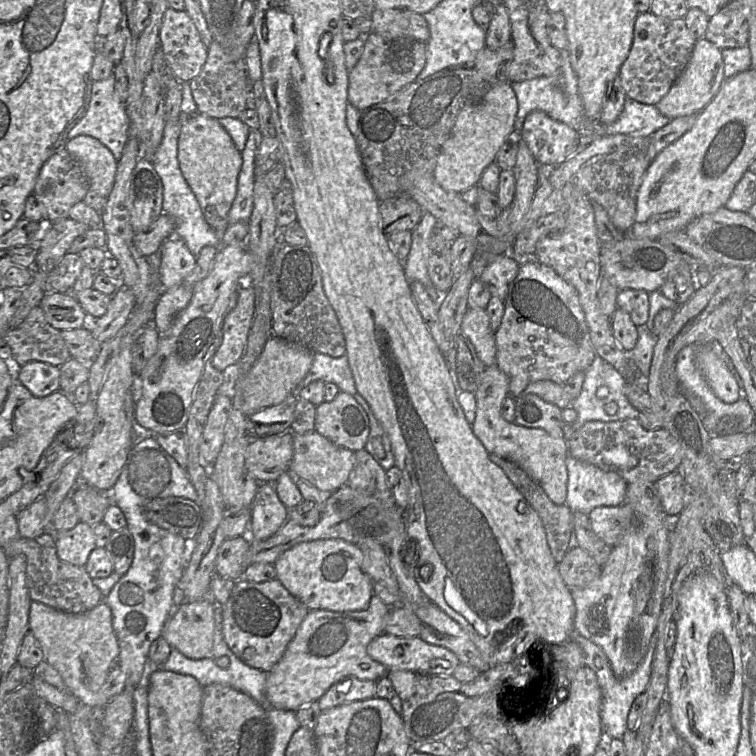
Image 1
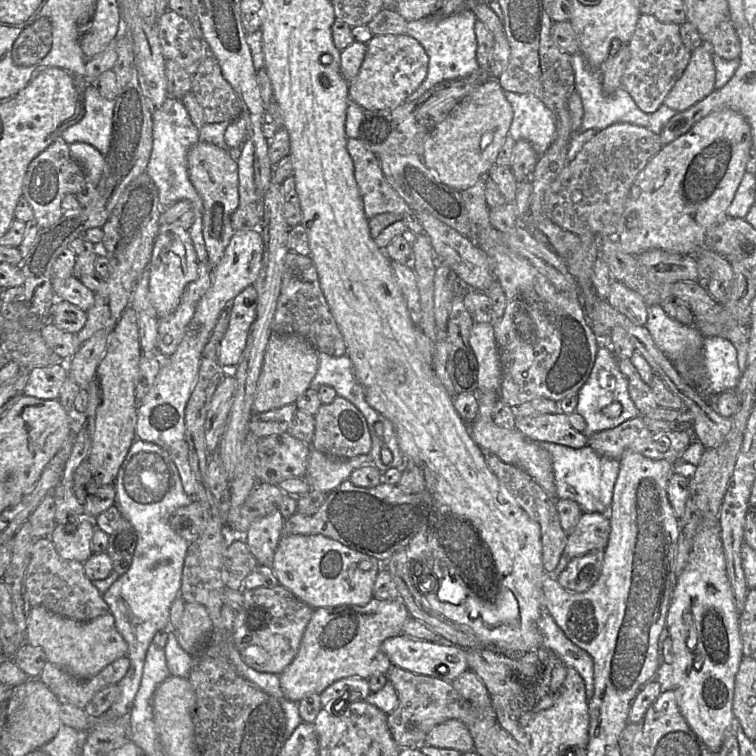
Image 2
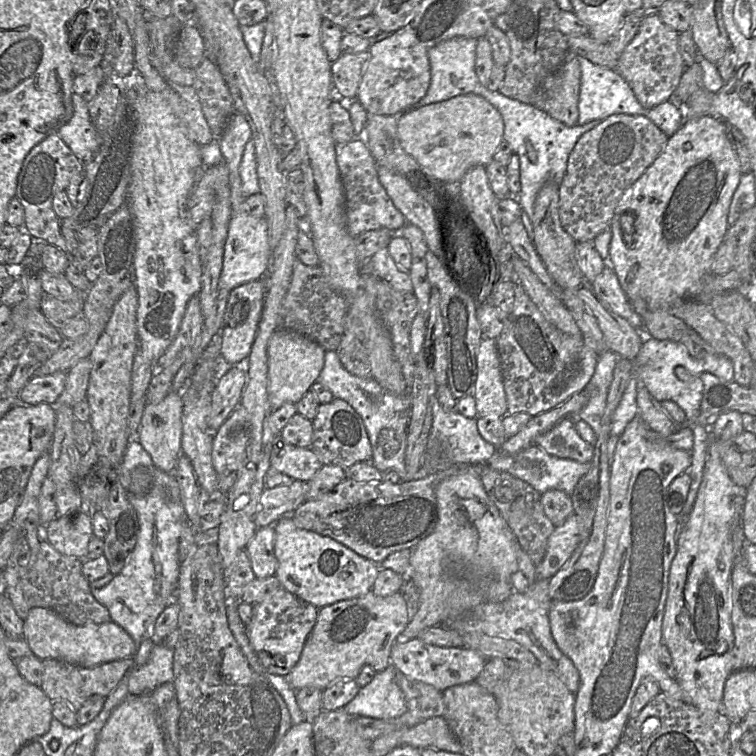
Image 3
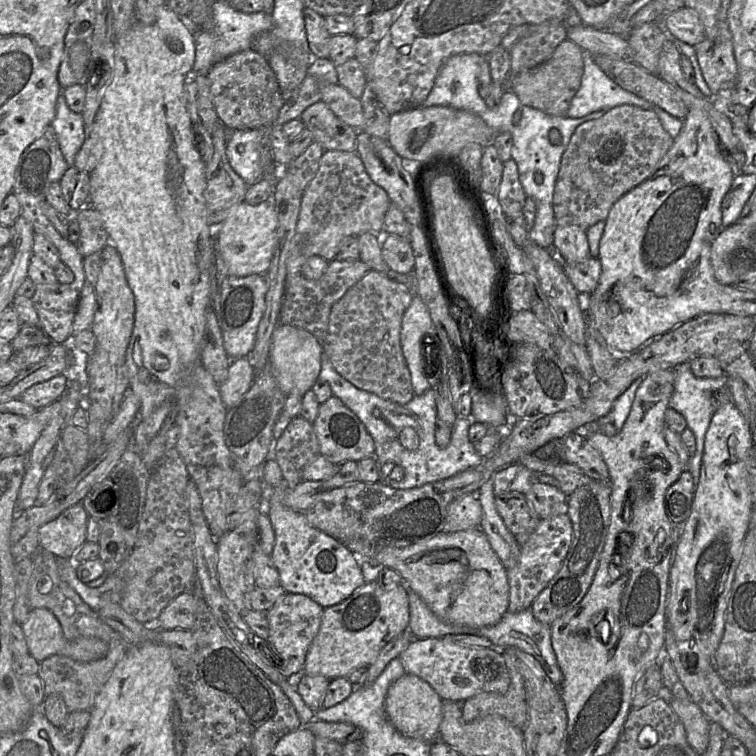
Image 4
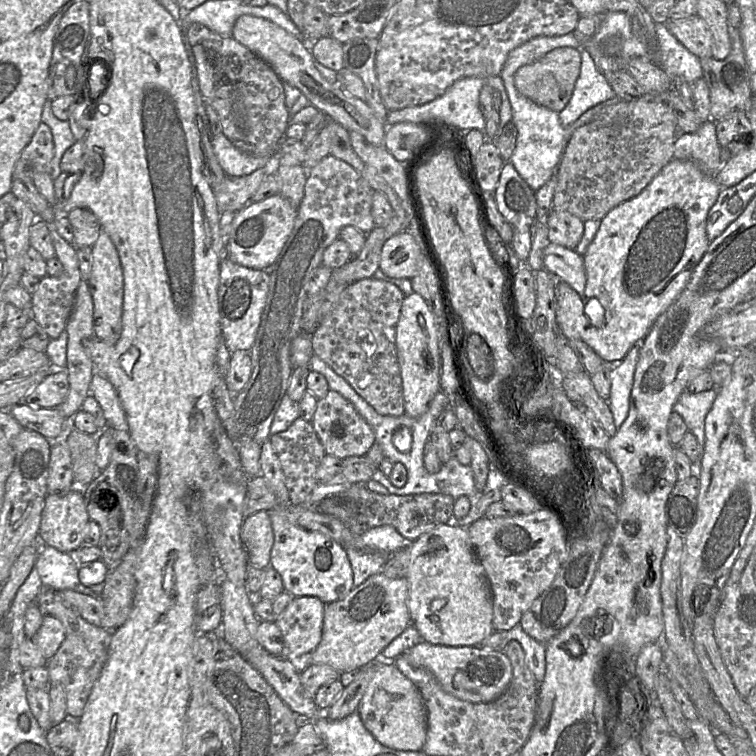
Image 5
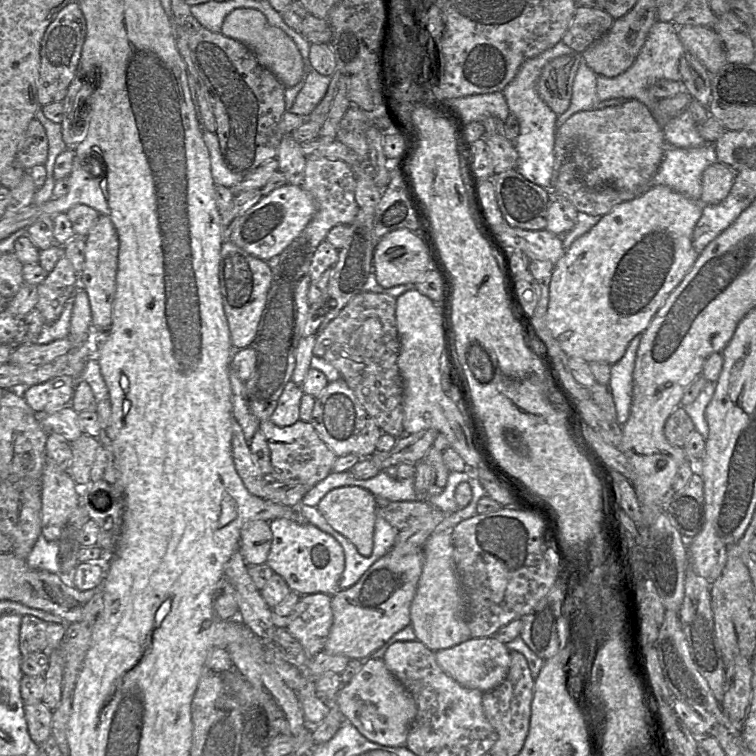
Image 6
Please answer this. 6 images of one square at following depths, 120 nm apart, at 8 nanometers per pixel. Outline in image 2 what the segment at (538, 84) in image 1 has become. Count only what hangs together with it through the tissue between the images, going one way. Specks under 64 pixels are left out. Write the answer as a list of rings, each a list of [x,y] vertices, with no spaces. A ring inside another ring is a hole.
[[[504,91],[504,94],[513,109],[509,136],[516,142],[528,141],[541,157],[555,139],[556,125],[553,113],[533,94],[510,91]]]

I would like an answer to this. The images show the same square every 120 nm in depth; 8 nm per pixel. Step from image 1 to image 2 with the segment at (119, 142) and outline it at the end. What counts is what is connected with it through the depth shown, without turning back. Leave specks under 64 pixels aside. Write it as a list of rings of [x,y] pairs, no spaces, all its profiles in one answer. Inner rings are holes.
[[[88,85],[84,94],[84,115],[79,122],[67,128],[61,138],[68,144],[87,143],[104,157],[110,149],[113,134],[113,111],[115,100],[103,98]]]

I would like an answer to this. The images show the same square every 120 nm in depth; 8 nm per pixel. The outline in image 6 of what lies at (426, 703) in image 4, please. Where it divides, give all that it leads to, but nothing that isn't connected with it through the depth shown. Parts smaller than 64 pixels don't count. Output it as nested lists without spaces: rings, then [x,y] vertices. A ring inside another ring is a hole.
[[[370,659],[365,662],[353,678],[334,694],[333,706],[336,706],[345,721],[350,722],[366,739],[389,747],[405,747],[410,726],[417,712],[412,695],[382,659]]]

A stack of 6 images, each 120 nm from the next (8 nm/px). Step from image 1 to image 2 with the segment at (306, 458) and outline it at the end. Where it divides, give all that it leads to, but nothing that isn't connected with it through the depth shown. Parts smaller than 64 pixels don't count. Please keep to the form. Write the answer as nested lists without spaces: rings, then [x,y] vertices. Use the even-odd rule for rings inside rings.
[[[310,447],[304,478],[311,488],[328,494],[346,481],[355,469],[363,466],[373,466],[369,453],[350,459],[337,459]]]

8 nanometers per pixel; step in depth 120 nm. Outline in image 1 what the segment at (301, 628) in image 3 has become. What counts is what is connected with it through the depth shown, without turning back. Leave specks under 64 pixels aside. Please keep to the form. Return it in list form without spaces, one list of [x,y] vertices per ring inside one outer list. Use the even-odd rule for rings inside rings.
[[[243,577],[235,581],[230,597],[221,609],[223,637],[228,648],[241,662],[263,672],[269,672],[279,662],[309,612],[277,579],[255,583]]]

